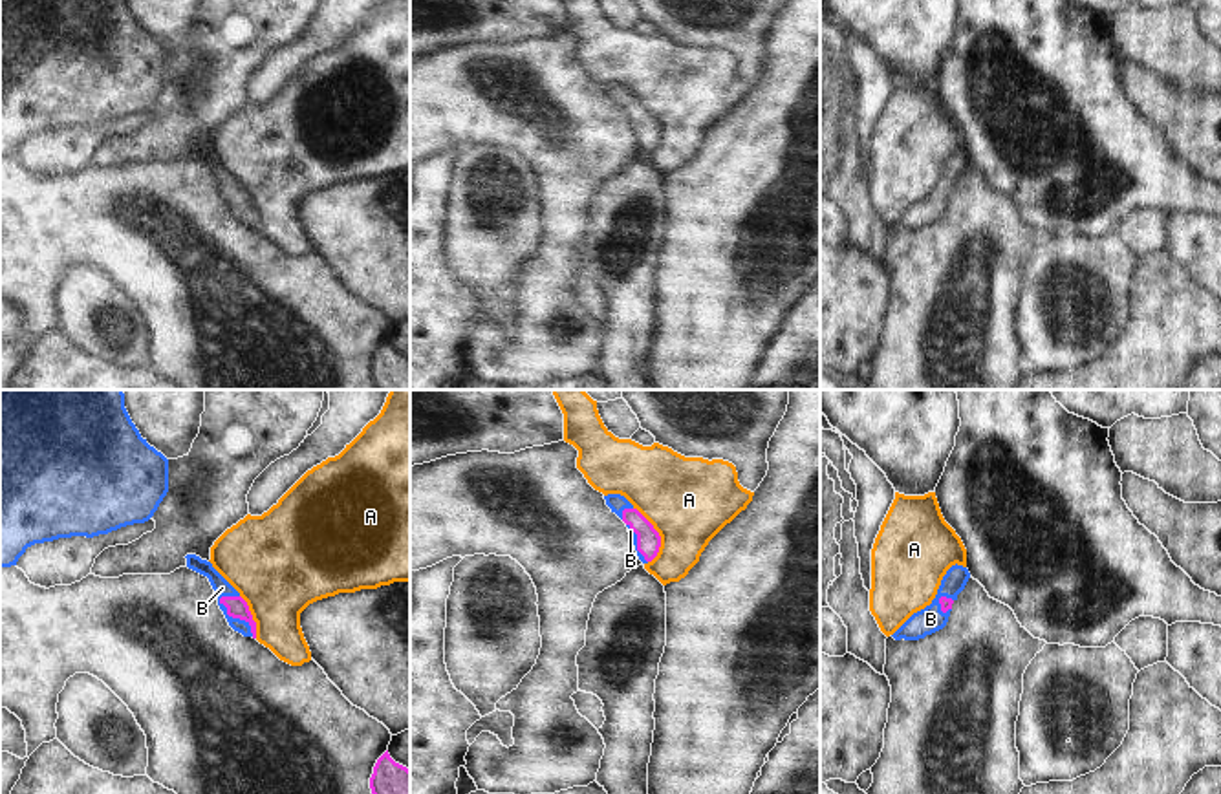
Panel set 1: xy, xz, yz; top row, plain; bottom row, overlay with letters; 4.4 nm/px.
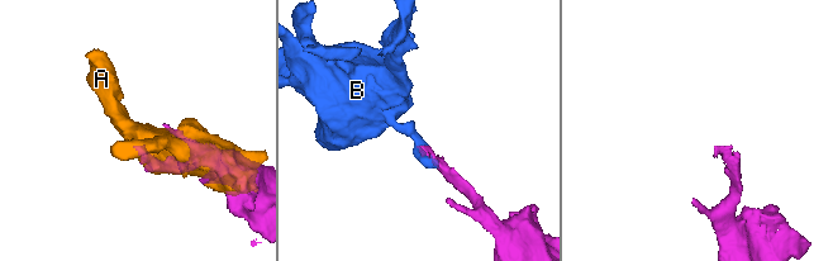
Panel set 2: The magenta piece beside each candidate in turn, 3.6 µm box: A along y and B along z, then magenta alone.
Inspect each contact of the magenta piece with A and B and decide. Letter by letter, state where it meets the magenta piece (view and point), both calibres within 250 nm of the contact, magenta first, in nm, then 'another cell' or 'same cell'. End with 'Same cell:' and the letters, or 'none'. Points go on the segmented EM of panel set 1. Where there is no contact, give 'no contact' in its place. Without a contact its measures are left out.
A: contact xz (658, 535); calibres 110 and 380 nm; another cell
B: contact xy (235, 617); calibres 90 and 80 nm; same cell
Same cell: B

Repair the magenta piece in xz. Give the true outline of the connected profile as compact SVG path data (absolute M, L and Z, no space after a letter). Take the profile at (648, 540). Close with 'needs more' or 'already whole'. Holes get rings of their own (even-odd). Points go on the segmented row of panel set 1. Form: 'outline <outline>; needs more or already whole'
outline M608 494L604 499L611 512L615 512L626 523L639 560L643 563L652 562L661 547L661 536L654 525L624 496Z; needs more

